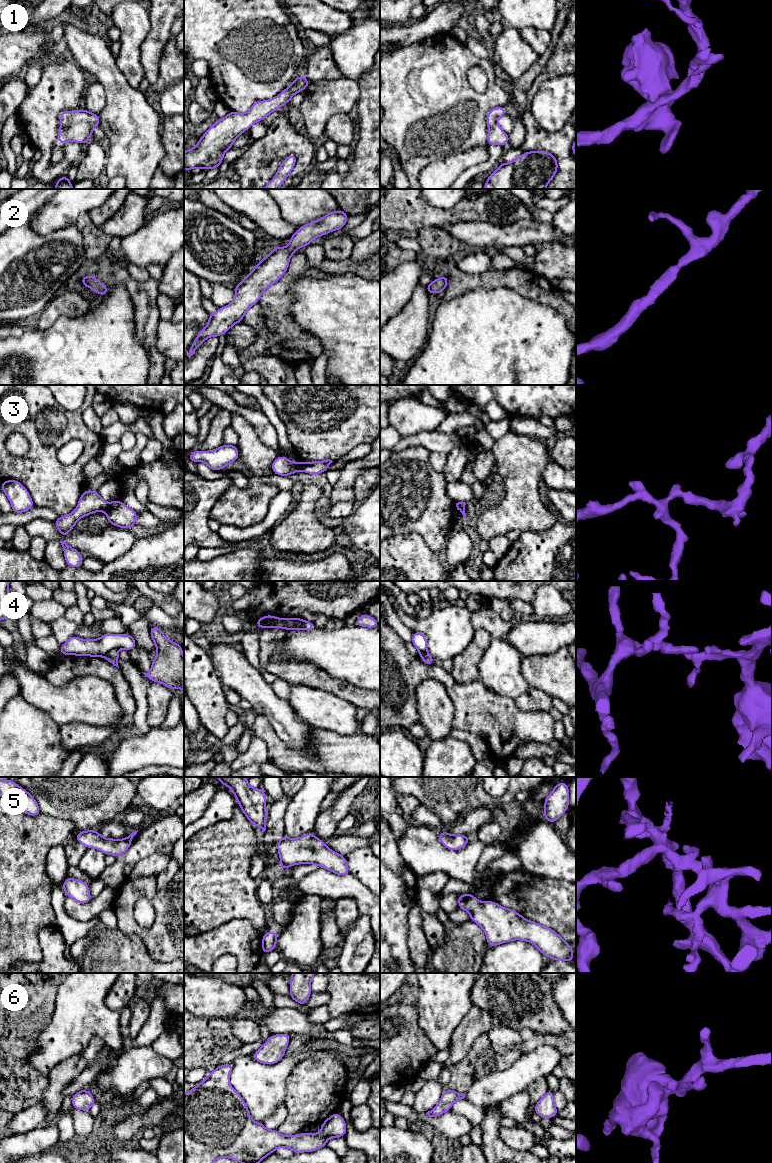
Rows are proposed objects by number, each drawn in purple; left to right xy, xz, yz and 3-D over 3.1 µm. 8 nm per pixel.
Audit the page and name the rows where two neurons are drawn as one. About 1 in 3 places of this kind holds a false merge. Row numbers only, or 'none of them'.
3, 4

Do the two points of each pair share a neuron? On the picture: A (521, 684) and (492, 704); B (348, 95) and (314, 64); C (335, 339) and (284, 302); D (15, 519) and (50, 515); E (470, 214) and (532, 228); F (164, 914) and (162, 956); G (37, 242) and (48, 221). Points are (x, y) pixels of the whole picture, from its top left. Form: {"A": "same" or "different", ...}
{"A": "different", "B": "different", "C": "different", "D": "same", "E": "different", "F": "same", "G": "different"}

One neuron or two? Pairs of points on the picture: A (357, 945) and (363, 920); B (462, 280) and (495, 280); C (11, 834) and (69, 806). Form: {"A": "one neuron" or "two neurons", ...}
{"A": "one neuron", "B": "one neuron", "C": "two neurons"}

